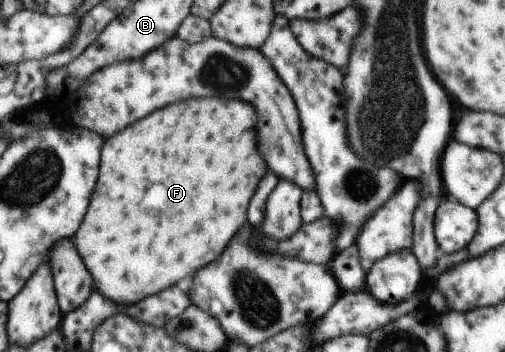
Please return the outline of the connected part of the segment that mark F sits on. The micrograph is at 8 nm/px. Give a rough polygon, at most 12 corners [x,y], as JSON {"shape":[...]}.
{"shape":[[190,98],[106,140],[76,238],[134,304],[216,261],[266,162]]}

